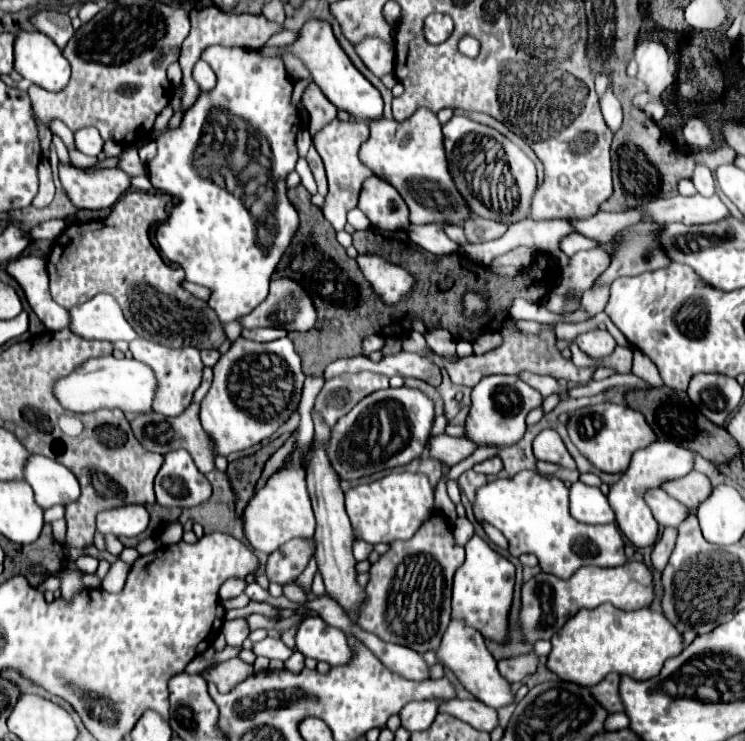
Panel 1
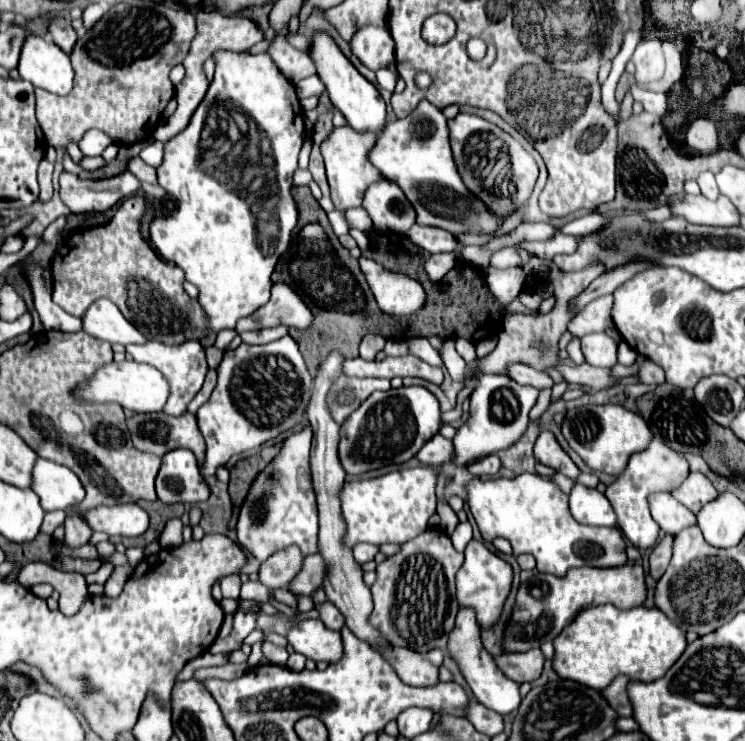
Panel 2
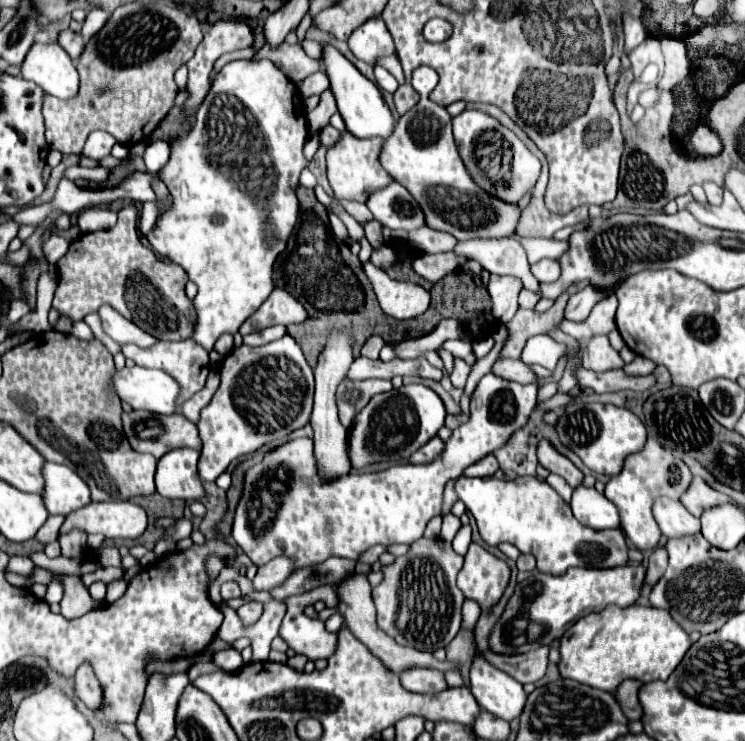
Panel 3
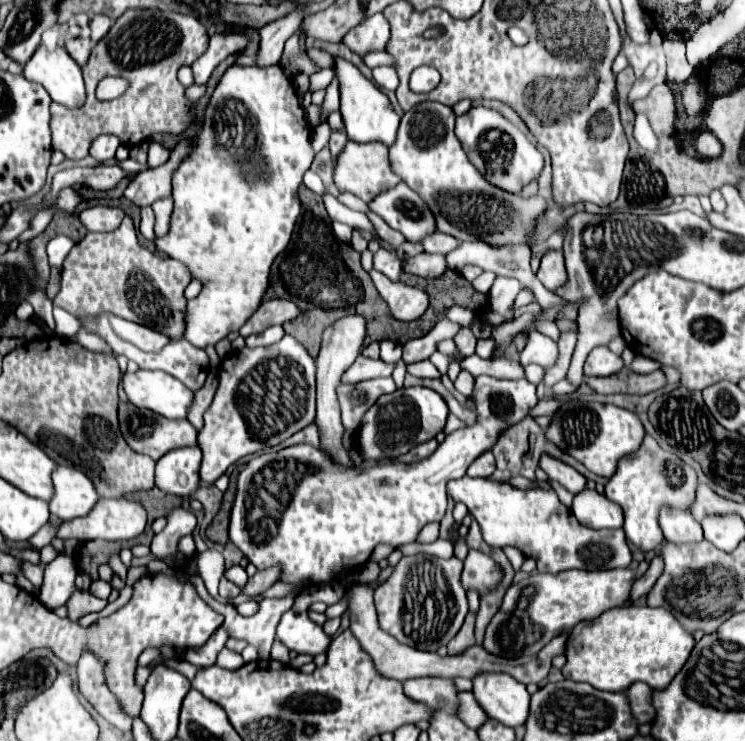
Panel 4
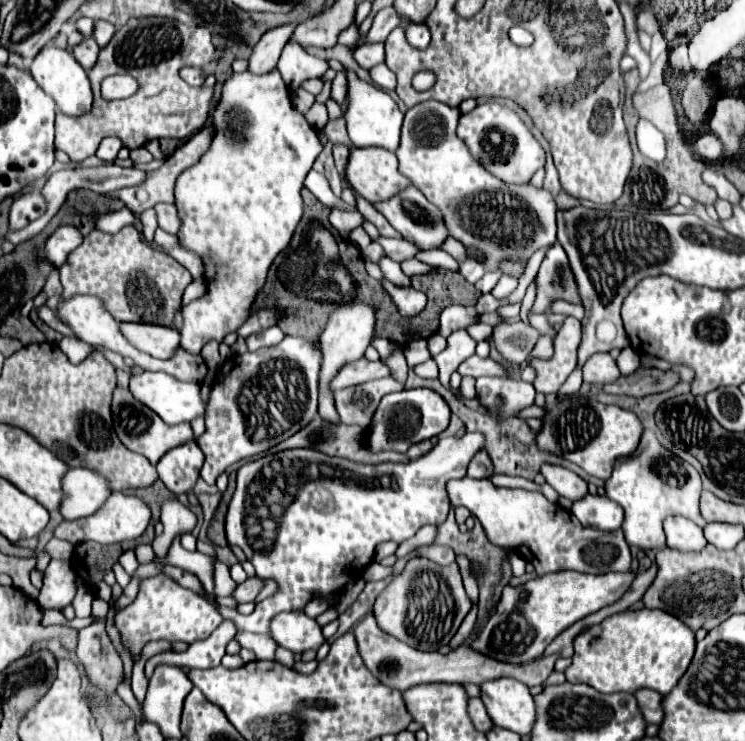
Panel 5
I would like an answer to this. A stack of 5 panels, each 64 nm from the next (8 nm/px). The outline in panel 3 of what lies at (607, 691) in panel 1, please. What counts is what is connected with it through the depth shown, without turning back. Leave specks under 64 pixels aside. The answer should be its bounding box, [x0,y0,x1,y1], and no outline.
[616,680,642,720]

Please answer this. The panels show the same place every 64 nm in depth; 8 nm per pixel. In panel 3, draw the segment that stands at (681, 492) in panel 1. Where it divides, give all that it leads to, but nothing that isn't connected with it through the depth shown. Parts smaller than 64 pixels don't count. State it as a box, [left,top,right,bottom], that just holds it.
[680,476,728,516]

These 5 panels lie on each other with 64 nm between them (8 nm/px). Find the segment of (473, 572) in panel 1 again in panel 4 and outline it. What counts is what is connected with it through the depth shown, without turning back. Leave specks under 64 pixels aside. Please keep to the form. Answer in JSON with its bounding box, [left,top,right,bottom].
[460,550,504,596]

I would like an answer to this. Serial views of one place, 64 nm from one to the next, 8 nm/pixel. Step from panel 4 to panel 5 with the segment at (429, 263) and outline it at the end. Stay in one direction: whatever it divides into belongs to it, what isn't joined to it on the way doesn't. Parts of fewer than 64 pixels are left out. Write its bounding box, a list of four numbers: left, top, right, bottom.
[402,258,434,276]

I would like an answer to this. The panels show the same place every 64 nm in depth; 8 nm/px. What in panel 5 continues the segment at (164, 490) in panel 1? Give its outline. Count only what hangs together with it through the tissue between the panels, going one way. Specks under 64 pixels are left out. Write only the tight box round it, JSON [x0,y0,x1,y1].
[158,442,204,496]

